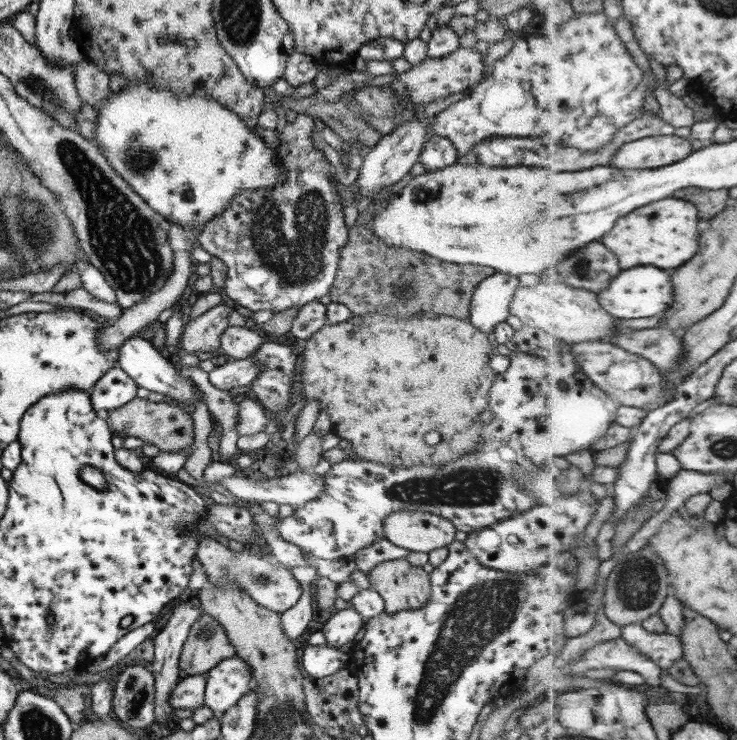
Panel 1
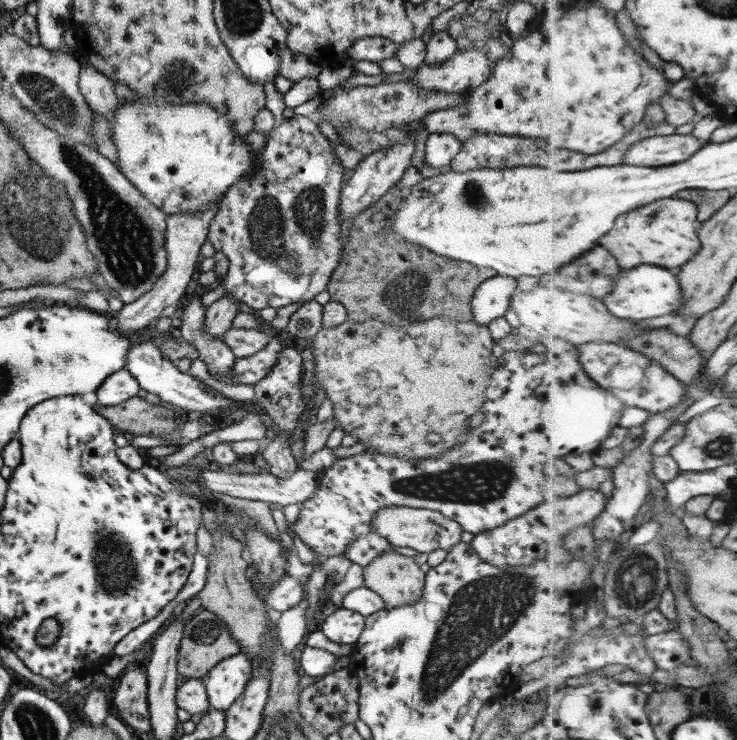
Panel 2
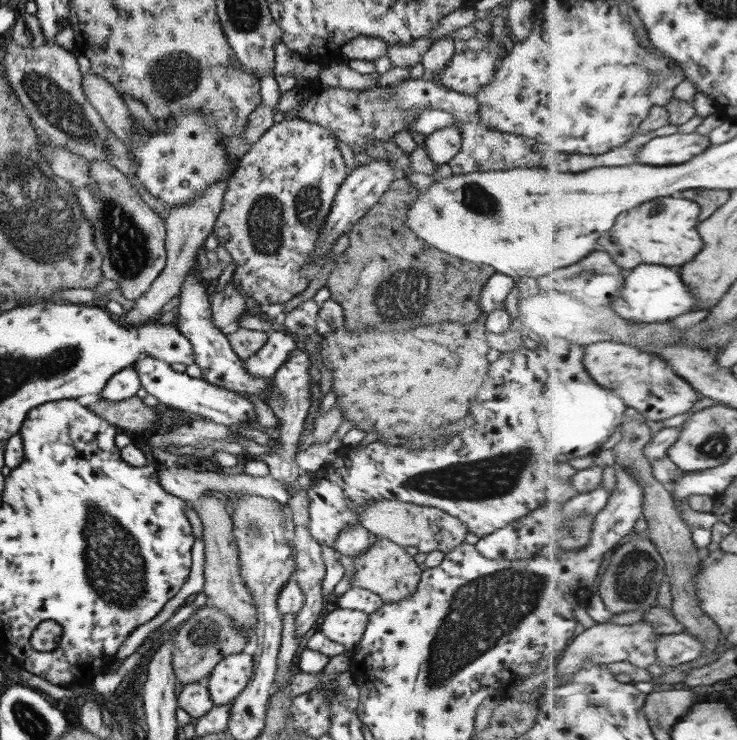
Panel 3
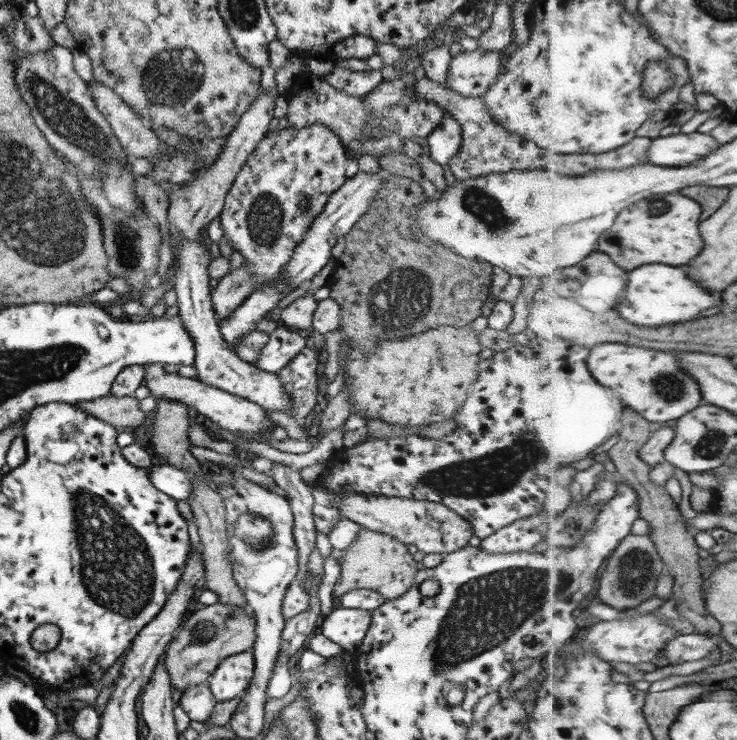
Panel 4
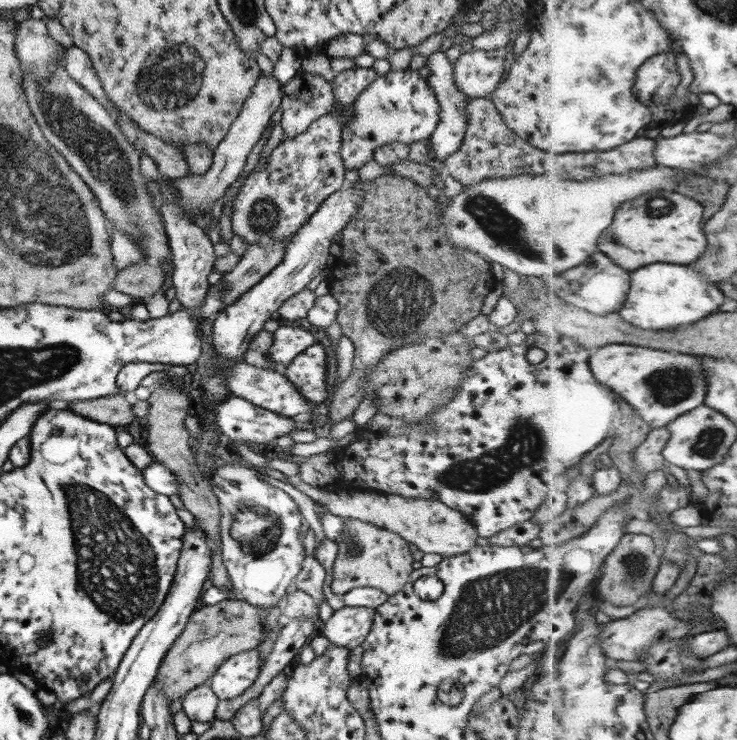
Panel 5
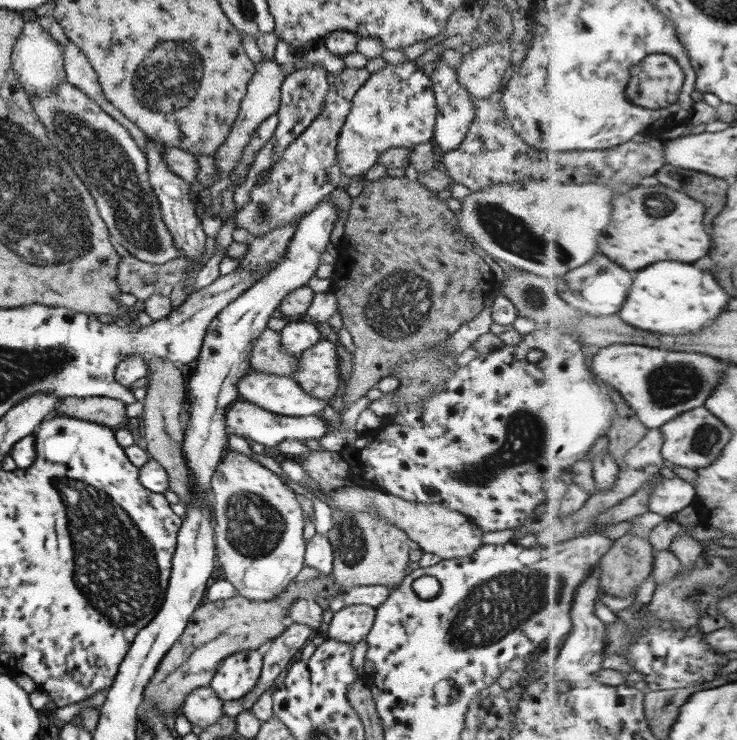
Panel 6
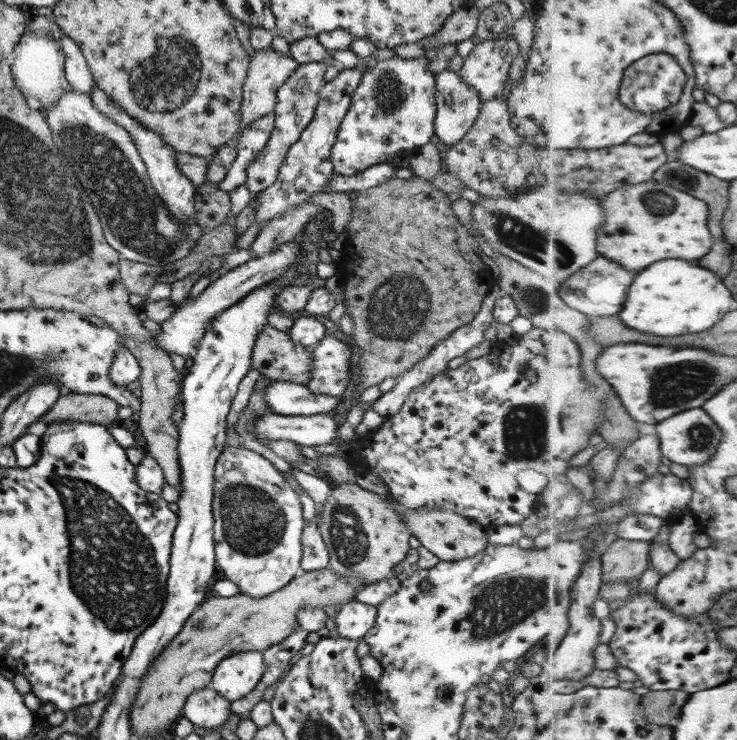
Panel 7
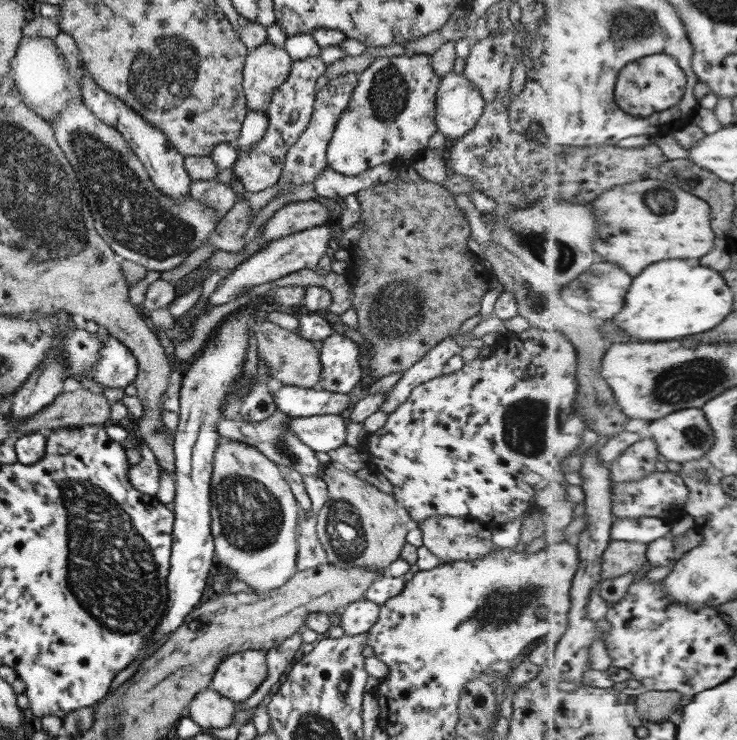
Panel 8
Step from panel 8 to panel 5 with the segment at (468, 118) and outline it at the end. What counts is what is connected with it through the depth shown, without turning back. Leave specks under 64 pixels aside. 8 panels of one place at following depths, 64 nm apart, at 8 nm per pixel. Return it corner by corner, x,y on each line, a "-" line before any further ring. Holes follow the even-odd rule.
443,48
427,56
425,66
429,69
429,75
425,78
426,83
434,92
439,105
439,119
426,143
431,150
434,163
439,166
448,154
459,148
464,137
467,122
466,96
455,86
451,63
443,54

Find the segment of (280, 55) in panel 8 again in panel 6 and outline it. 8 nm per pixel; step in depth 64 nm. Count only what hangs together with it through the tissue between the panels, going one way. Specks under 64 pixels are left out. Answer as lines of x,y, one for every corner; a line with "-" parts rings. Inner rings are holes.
263,57
262,61
254,64
253,74
247,83
245,94
240,100
240,108
237,117
233,121
230,133
223,144
212,154
218,180
227,179
233,166
235,166
241,150
249,140
252,132
255,132
258,124
263,122
278,110
280,103
280,86
283,82
283,69
275,62
273,57

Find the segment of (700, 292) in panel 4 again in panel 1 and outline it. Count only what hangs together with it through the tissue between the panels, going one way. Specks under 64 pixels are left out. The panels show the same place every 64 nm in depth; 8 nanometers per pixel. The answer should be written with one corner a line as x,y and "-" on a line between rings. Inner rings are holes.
639,266
633,270
623,270
619,278
603,292
599,294
599,300
603,308
613,314
615,318
649,318
649,316
663,316
673,306
673,282
671,274
667,270
661,270
657,266

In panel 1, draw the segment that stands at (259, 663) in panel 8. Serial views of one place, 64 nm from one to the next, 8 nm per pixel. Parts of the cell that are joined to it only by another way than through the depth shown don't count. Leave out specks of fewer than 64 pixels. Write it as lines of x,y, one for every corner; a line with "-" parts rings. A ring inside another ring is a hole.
237,656
219,661
206,670
204,705
216,715
230,709
251,686
249,665

